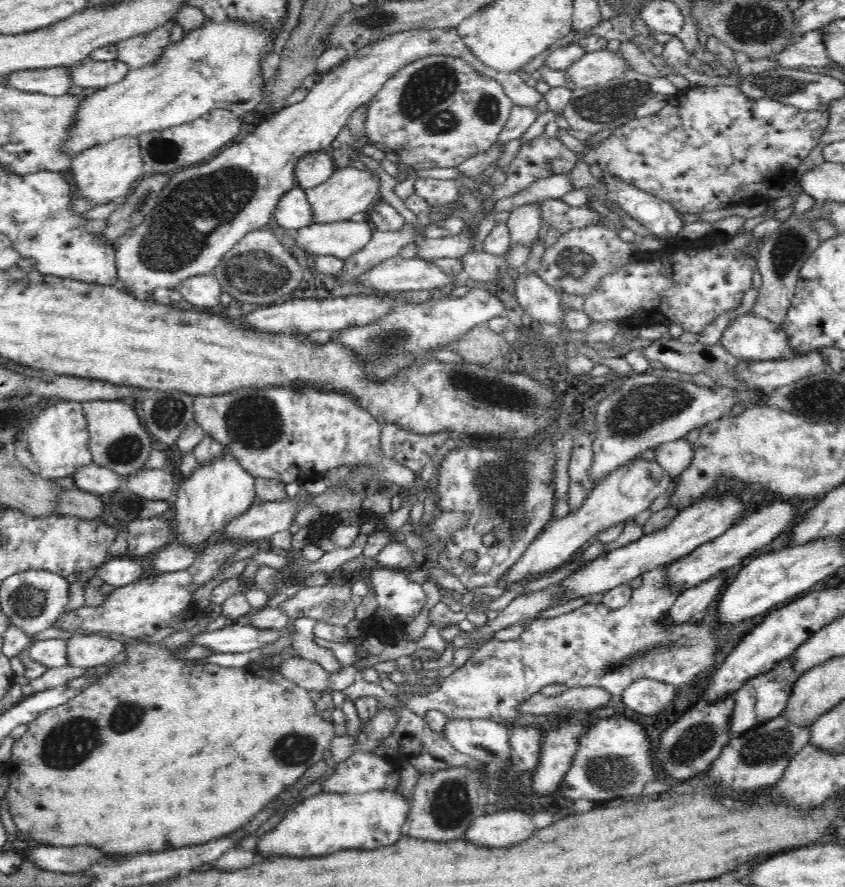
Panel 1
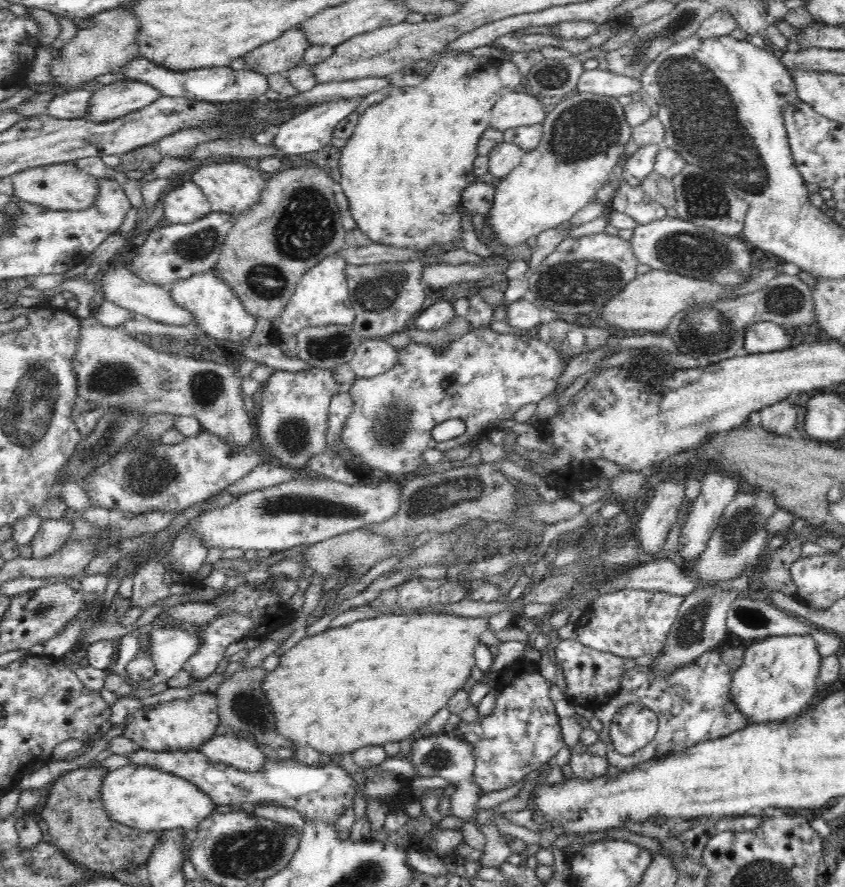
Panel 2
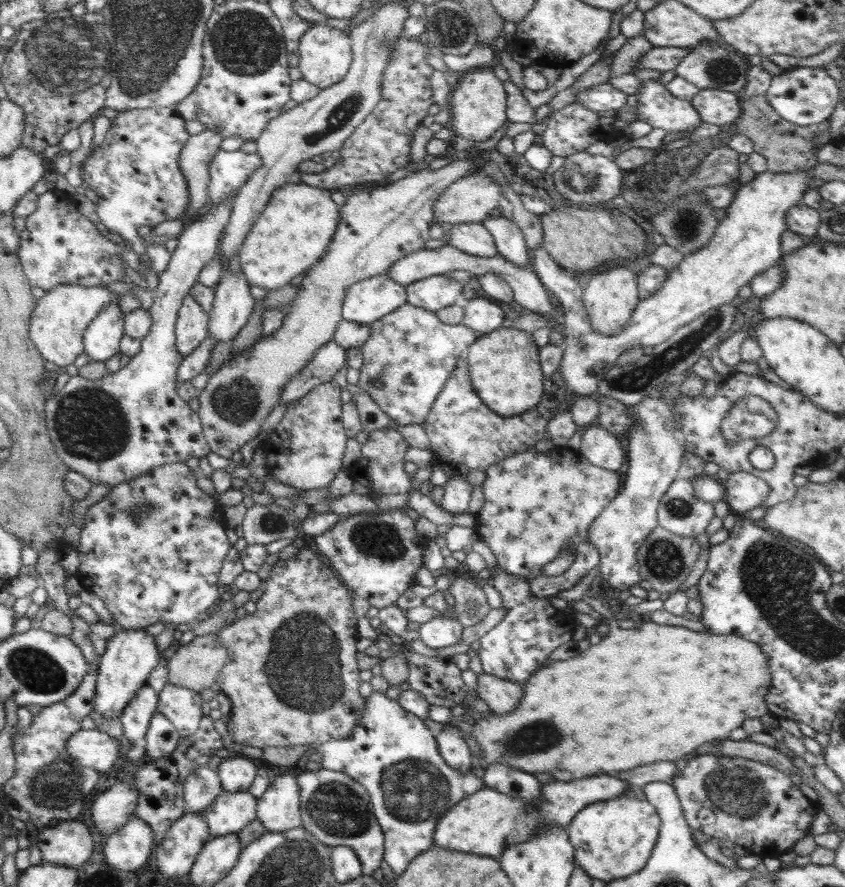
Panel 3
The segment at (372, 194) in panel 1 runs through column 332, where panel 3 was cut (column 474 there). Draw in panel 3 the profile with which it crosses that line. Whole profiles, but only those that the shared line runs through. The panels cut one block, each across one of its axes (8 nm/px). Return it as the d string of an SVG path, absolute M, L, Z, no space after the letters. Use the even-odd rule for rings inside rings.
M484 173L459 178L435 202L435 223L482 223L502 198L500 185Z

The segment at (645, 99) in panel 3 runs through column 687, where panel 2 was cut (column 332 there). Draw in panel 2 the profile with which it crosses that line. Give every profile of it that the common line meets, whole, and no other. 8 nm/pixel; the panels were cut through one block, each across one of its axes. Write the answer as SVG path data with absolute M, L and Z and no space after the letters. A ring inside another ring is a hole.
M354 97L330 101L310 107L304 110L301 115L292 118L289 122L278 127L278 134L276 134L272 145L280 147L286 156L316 152L316 150L320 150L320 148L324 148L324 146L330 143L337 124L349 114L355 112L354 110L360 106L360 102L362 102L362 97Z

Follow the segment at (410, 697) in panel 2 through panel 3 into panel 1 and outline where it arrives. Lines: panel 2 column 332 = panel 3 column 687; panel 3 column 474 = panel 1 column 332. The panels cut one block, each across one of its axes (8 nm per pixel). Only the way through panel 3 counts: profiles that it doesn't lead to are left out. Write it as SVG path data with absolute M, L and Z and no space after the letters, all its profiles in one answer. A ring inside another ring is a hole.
M211 603L203 610L196 626L190 630L172 633L161 642L126 644L124 651L127 653L127 658L120 663L118 668L111 668L92 686L86 686L78 696L74 696L66 704L46 710L44 714L40 714L38 718L30 722L25 734L15 742L11 758L5 768L10 777L5 798L7 798L9 813L17 830L28 834L30 840L34 840L37 844L61 847L92 845L104 851L104 854L148 853L148 850L172 851L174 848L182 848L188 844L200 845L206 843L206 840L230 834L242 828L244 824L248 824L270 801L292 786L310 766L329 757L332 738L336 737L334 722L329 722L318 715L316 705L310 699L308 691L288 680L280 671L272 668L264 670L264 667L261 667L258 674L254 674L254 670L248 666L232 668L171 657L172 653L182 651L179 646L184 646L194 635L205 631L208 624L219 617L222 612L222 605ZM224 752L232 760L232 770L218 770L230 764L228 758L222 758Z

